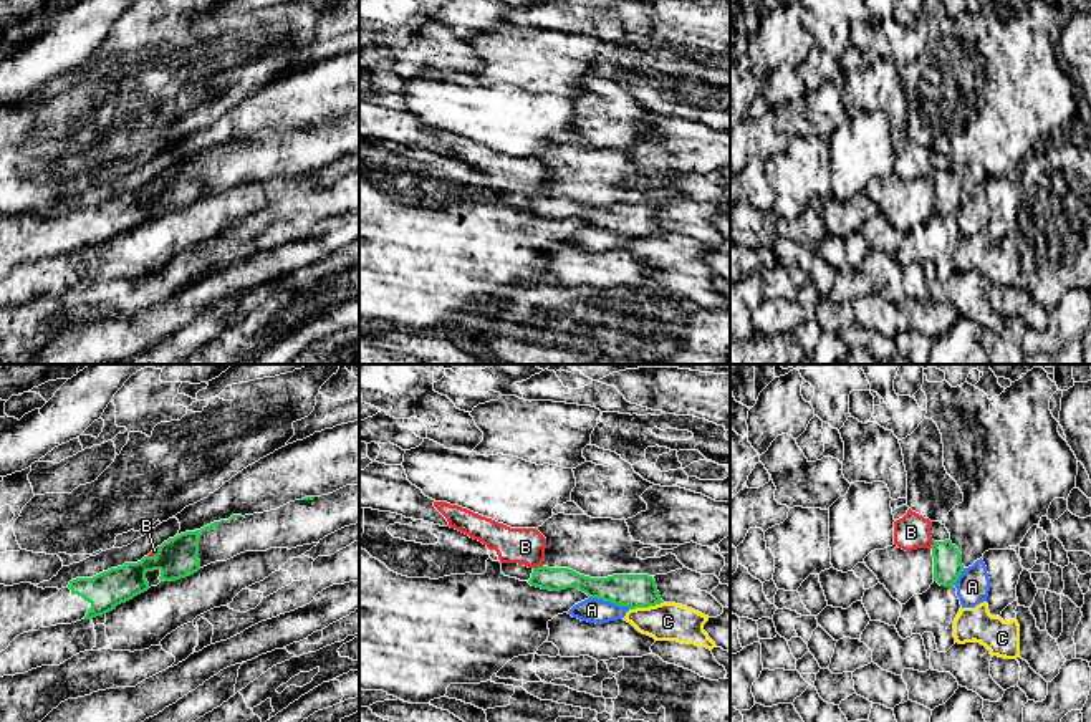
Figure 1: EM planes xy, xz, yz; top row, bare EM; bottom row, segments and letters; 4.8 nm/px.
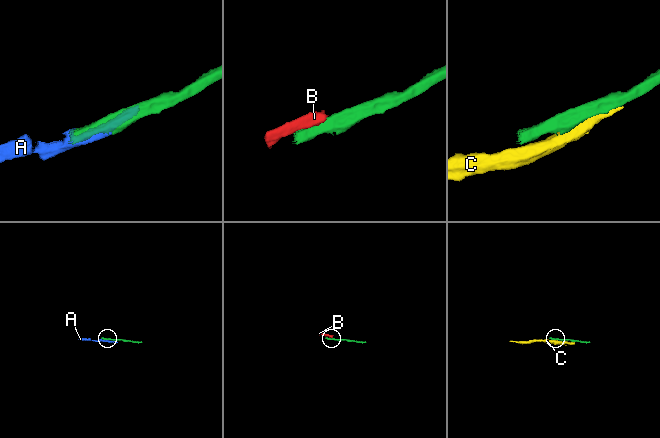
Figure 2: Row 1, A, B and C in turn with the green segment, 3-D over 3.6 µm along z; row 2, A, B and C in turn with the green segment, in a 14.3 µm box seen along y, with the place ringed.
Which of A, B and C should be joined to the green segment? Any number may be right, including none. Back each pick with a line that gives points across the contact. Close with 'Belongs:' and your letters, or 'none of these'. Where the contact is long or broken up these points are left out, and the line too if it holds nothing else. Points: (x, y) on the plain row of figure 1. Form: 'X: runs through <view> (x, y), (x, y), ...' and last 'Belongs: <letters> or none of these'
Belongs: A

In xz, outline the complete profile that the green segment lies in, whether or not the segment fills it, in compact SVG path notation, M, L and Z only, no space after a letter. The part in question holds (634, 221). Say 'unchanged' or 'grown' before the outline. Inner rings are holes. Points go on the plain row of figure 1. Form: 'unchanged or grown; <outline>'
grown; M538 195L528 212L550 220L578 217L586 222L589 227L574 233L568 243L596 253L622 248L629 238L664 232L656 209L649 204L589 207L570 197Z

